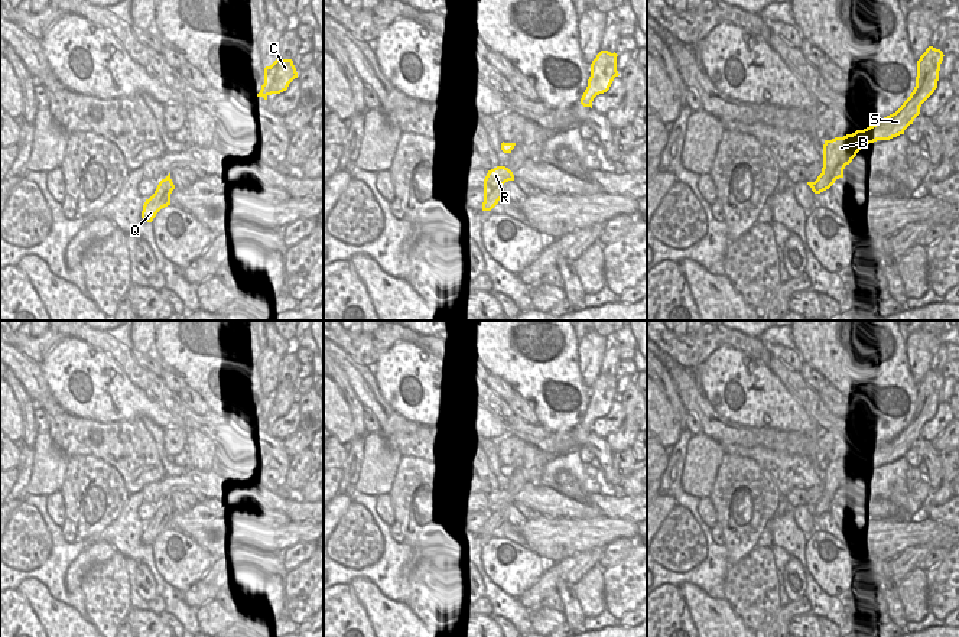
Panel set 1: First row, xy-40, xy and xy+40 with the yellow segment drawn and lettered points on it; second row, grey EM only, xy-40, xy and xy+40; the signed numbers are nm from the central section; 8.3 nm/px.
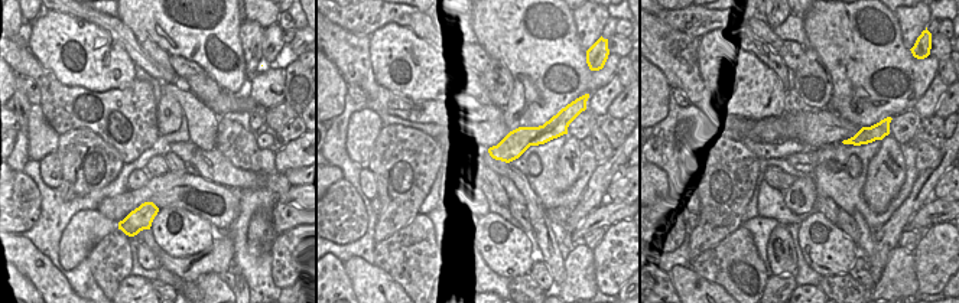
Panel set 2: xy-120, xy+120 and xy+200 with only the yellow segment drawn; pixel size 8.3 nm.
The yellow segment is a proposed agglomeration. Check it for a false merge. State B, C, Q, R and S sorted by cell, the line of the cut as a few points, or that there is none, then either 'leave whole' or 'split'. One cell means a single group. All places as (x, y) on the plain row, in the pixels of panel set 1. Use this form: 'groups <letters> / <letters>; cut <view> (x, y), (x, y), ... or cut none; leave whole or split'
groups B C Q R S; cut none; leave whole

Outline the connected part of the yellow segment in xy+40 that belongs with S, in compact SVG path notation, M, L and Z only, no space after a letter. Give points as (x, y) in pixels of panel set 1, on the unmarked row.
M933 370L926 373L917 384L916 410L895 436L880 442L875 448L864 454L825 464L822 497L815 506L807 506L815 517L829 513L836 503L843 501L845 490L852 485L864 469L904 458L904 454L913 448L914 442L920 438L921 428L937 412L943 380L940 373Z

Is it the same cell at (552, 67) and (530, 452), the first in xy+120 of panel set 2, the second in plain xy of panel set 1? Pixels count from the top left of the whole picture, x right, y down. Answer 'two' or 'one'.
two

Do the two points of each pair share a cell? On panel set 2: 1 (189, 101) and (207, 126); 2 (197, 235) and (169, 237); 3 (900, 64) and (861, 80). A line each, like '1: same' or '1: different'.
1: same
2: same
3: same

